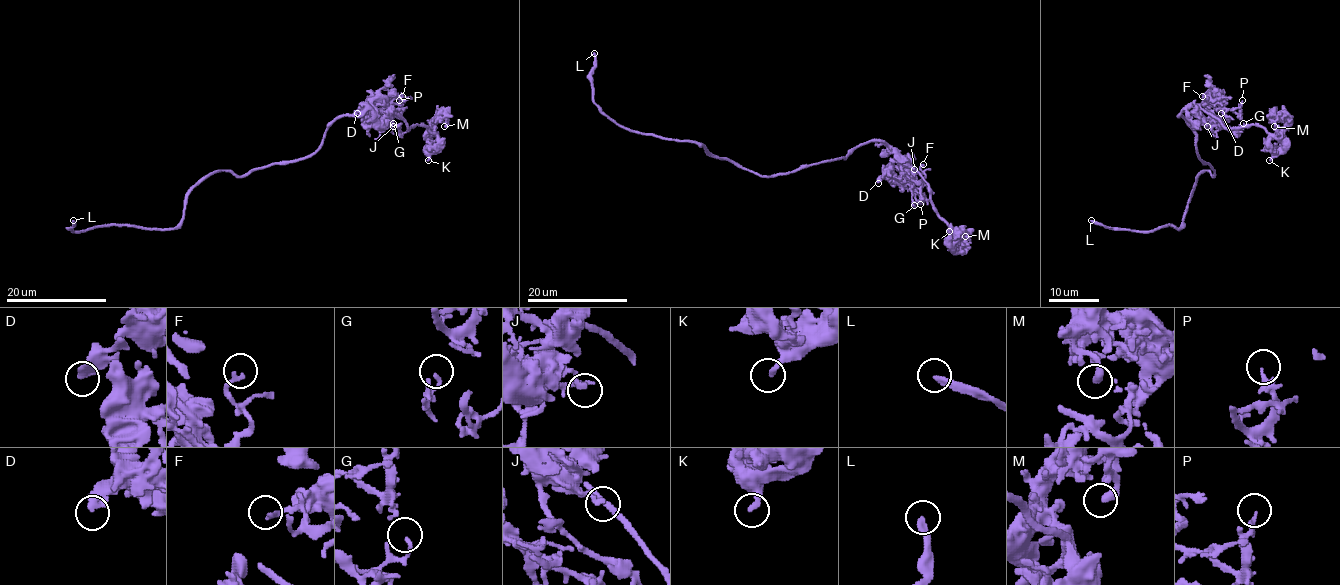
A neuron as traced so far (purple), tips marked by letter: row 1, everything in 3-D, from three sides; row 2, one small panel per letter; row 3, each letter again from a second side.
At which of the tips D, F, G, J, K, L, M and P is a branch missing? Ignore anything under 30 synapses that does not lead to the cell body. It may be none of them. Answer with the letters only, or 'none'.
L

